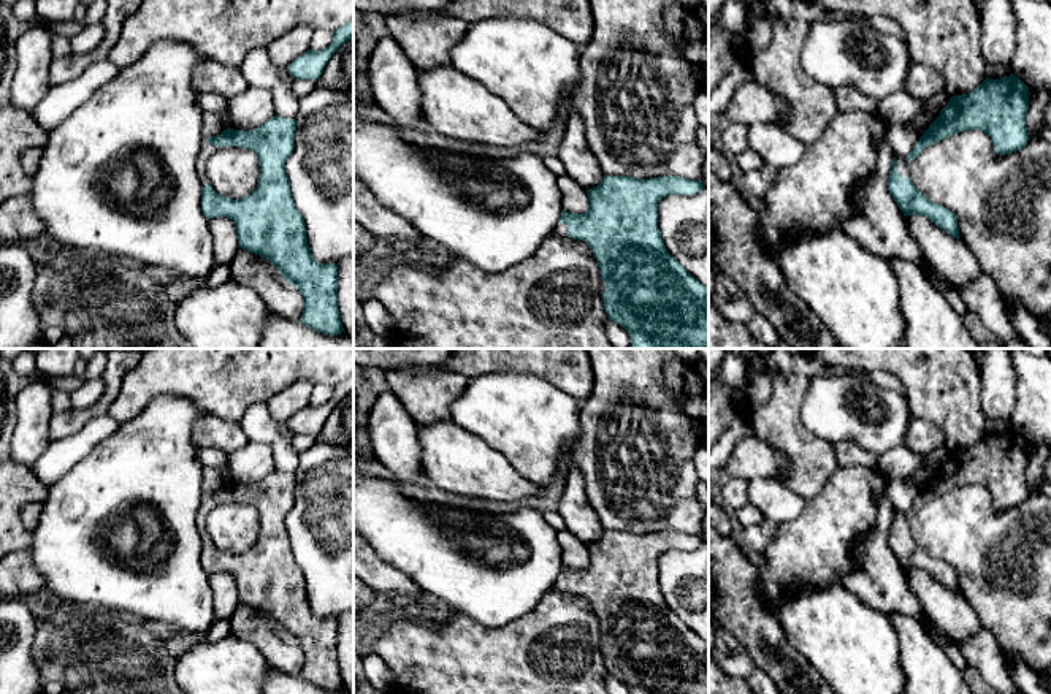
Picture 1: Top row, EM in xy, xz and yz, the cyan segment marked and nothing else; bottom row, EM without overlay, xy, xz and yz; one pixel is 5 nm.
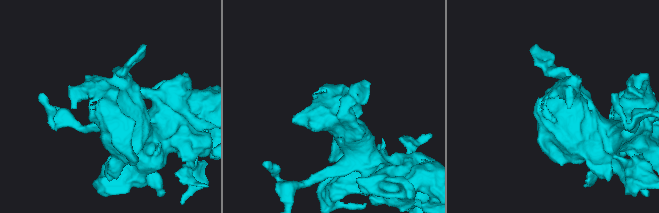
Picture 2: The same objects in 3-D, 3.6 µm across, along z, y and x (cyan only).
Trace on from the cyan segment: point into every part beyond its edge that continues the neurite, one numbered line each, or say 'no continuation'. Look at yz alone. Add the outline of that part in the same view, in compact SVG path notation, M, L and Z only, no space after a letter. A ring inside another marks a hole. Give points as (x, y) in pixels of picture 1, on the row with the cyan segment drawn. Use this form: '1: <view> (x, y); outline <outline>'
1: yz (904, 165); outline M907 157L897 158L897 173L907 179L912 179L912 176L910 176L912 163L913 163L913 160L908 162Z

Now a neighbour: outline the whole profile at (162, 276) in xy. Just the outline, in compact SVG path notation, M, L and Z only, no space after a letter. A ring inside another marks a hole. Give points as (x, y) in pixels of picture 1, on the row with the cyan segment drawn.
M152 266L149 271L149 276L152 277L152 280L155 284L166 285L166 284L176 280L178 277L181 277L182 274L179 271L174 271L170 268Z

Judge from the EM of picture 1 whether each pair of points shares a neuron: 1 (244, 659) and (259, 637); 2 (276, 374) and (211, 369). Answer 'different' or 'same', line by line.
1: different
2: same

